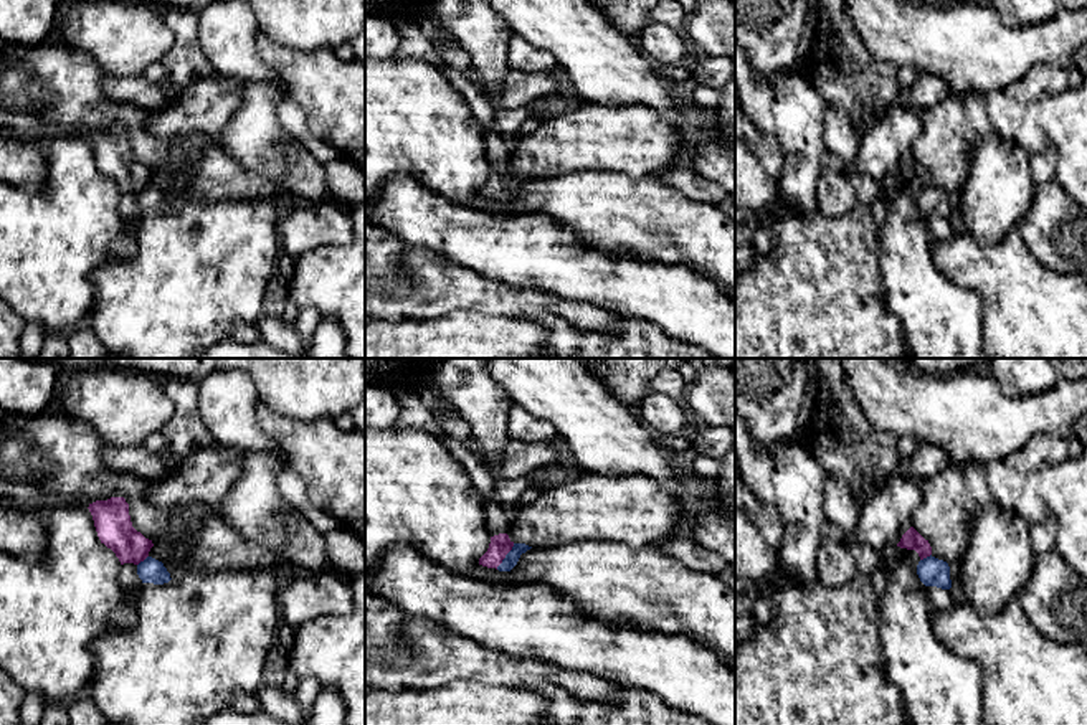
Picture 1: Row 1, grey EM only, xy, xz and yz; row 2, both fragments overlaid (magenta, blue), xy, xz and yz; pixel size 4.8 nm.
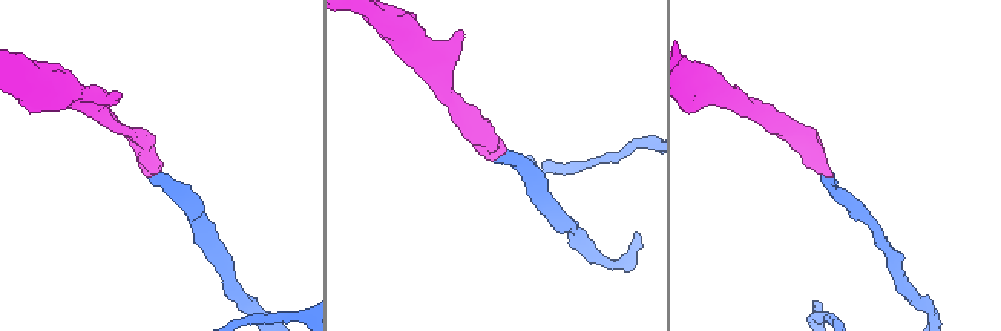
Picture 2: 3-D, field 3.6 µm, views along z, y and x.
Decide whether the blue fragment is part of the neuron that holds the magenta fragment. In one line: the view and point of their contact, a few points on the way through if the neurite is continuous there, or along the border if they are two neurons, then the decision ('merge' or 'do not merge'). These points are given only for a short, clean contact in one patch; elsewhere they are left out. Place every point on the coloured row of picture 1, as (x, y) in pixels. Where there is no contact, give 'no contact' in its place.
meets magenta in xz at (504, 557); runs through xz (501, 545), (504, 557), (509, 562); merge

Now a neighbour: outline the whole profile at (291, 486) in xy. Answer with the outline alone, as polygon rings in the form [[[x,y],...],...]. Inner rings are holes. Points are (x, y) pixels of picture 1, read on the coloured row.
[[[287,467],[281,472],[278,477],[278,489],[284,500],[292,505],[322,535],[340,528],[340,524],[332,515],[317,509],[309,500],[306,482],[292,467]]]

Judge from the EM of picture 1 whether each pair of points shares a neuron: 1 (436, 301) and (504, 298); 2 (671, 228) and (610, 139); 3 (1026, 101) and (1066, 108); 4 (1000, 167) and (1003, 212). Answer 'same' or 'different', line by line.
1: same
2: different
3: different
4: same

